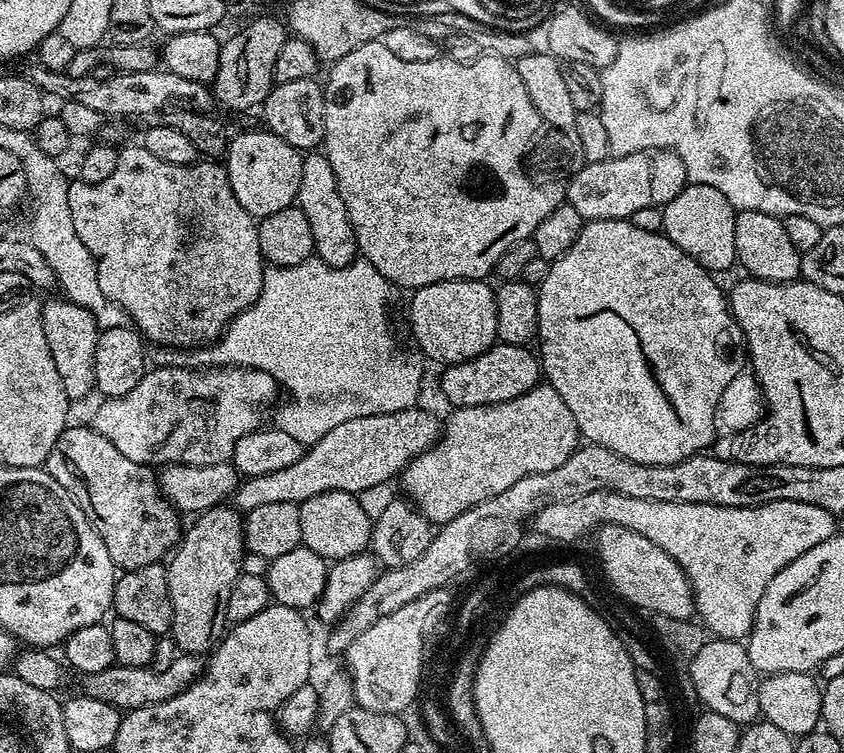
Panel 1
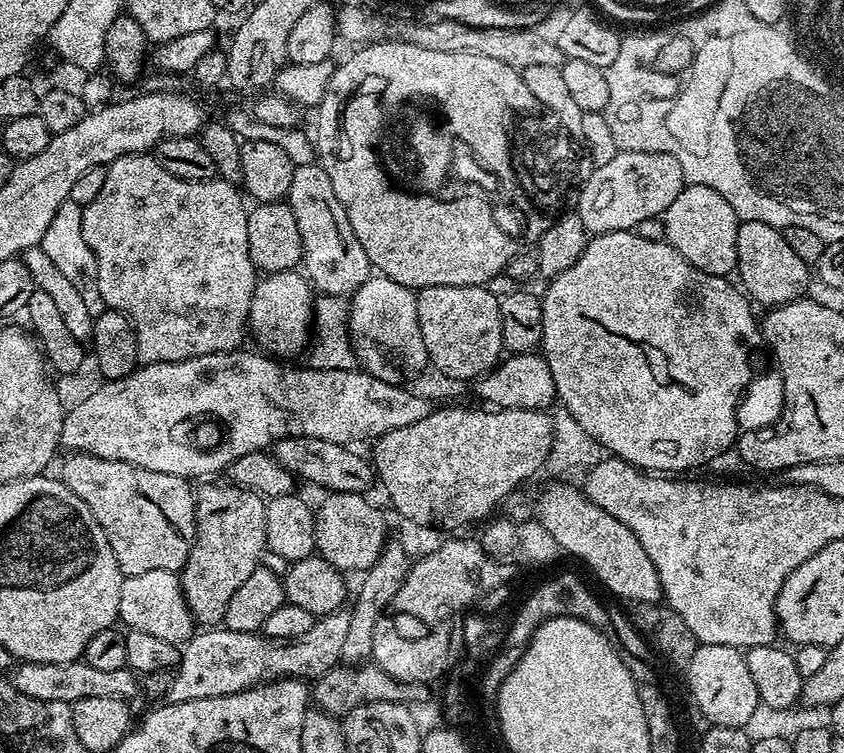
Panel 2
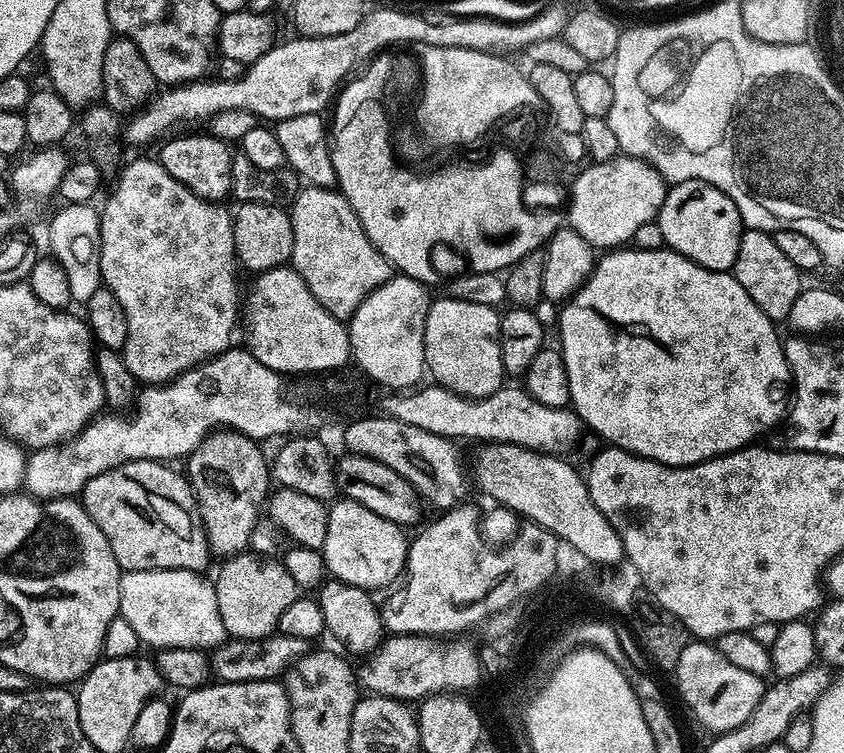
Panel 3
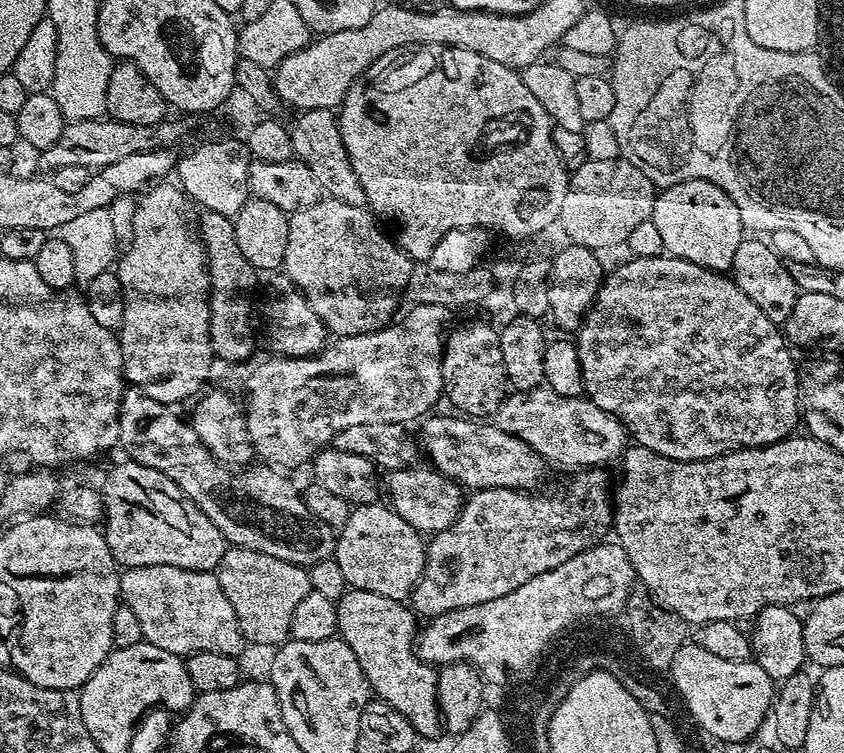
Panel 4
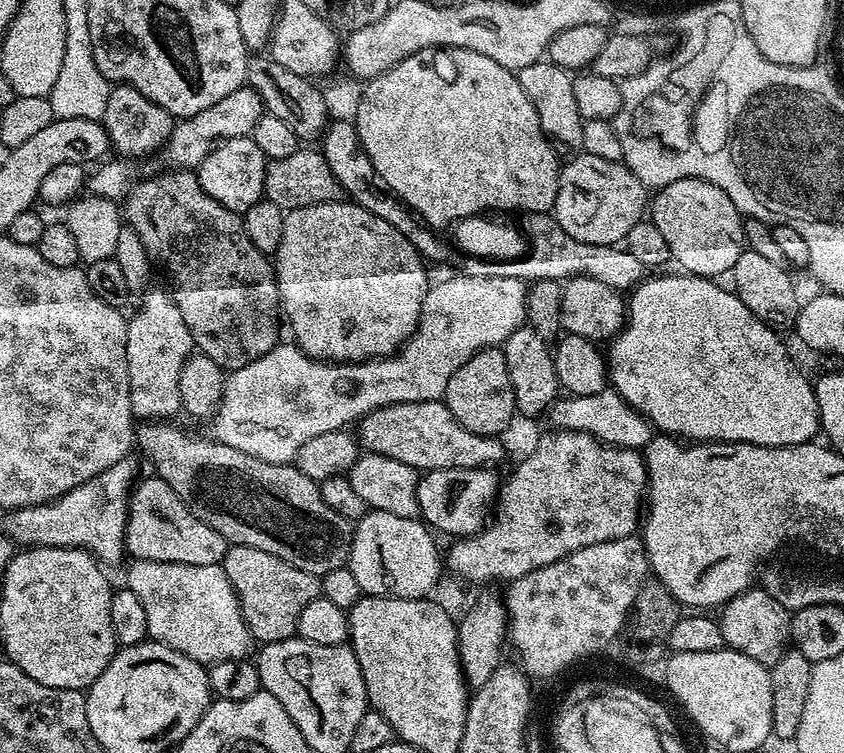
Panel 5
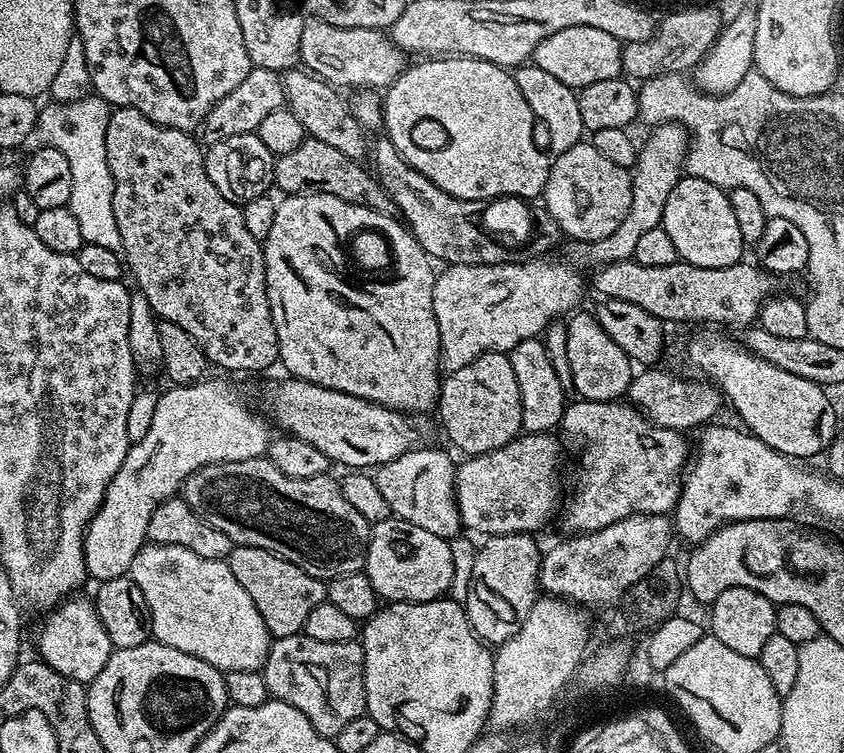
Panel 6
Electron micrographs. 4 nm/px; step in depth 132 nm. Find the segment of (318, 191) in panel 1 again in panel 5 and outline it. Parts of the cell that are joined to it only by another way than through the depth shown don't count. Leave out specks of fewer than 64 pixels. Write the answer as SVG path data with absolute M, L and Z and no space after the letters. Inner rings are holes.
M333 202L331 204L311 204L301 208L293 208L284 217L282 226L282 242L274 253L274 271L276 285L280 291L280 306L283 319L292 327L291 339L296 347L301 348L306 355L314 360L327 360L329 362L359 362L369 358L383 358L399 352L403 344L408 341L420 321L420 311L430 287L429 269L426 261L420 256L418 249L392 228L390 222L383 221L370 210L351 202Z

